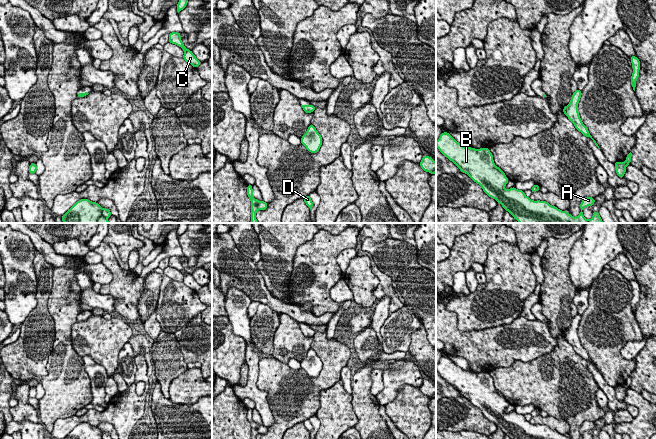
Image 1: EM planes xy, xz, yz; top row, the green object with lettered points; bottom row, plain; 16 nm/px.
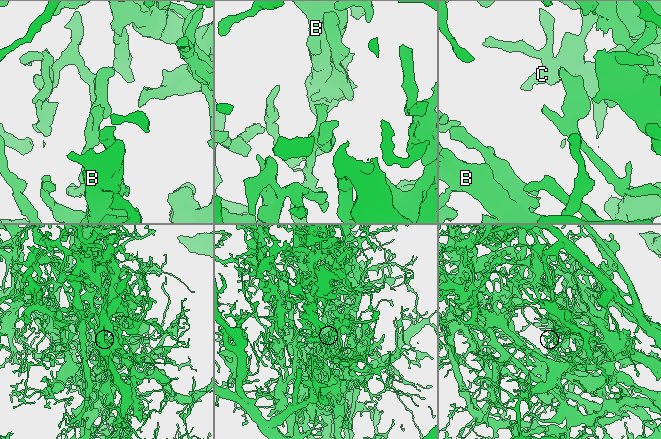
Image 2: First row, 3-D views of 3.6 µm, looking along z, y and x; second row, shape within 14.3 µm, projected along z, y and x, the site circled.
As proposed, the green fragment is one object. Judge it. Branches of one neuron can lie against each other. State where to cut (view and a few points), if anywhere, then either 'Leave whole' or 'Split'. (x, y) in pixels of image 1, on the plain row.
No split. Leave whole

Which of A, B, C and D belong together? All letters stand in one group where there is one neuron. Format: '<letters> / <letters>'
A B C D

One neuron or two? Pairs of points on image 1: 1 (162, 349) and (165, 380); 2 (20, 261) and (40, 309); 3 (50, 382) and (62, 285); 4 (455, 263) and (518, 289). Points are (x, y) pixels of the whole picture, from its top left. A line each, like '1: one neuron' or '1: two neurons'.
1: one neuron
2: two neurons
3: one neuron
4: two neurons

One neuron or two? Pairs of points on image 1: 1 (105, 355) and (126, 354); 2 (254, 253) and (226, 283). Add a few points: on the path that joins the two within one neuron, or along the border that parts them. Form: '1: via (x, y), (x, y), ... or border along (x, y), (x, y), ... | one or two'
1: border along (128, 341), (119, 353), (118, 366), (115, 371) | two
2: border along (234, 241), (237, 248), (255, 264) | two

